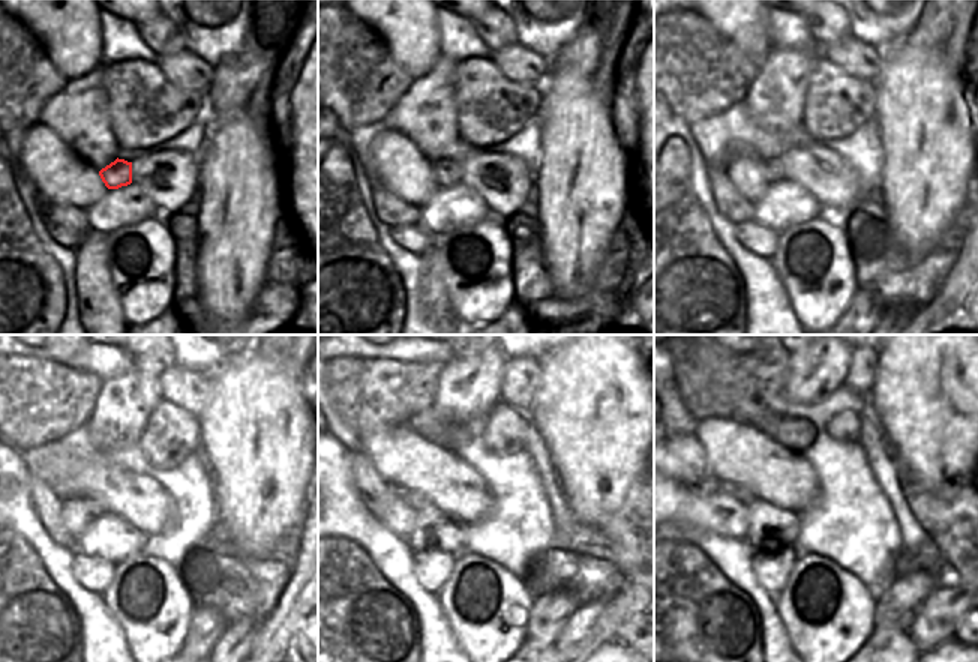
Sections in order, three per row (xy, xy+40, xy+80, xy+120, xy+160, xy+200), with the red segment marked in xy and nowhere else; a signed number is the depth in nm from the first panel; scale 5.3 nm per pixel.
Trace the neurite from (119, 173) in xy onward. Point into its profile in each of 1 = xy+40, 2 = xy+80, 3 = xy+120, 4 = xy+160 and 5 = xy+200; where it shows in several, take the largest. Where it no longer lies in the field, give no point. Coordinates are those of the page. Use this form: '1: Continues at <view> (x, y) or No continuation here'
1: Continues at xy+40 (447, 171)
2: Continues at xy+80 (773, 171)
3: Continues at xy+120 (95, 508)
4: Continues at xy+160 (417, 500)
5: Continues at xy+200 (731, 490).

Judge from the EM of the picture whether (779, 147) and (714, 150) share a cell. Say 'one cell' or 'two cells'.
one cell

